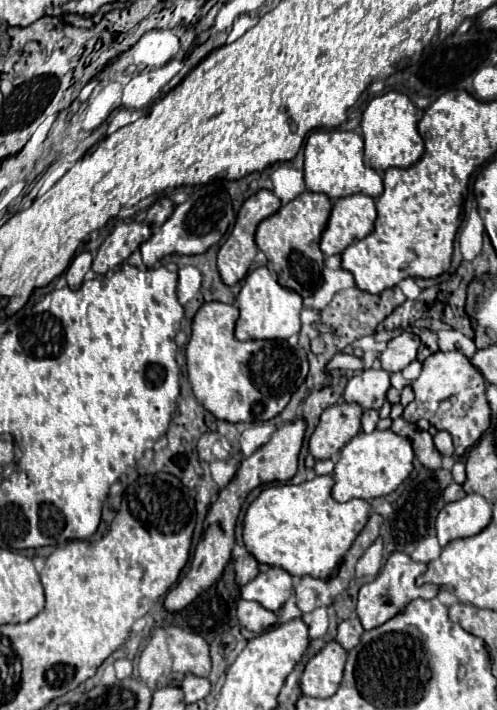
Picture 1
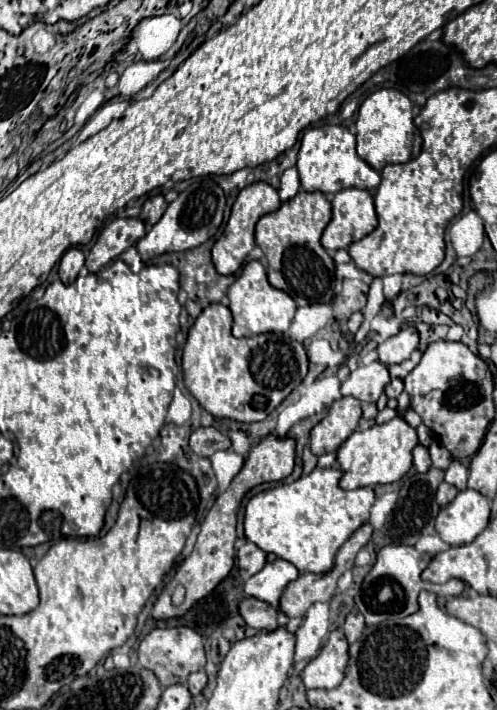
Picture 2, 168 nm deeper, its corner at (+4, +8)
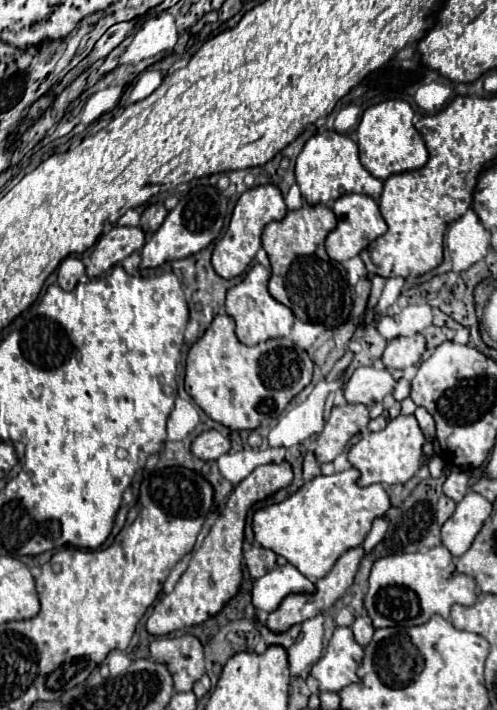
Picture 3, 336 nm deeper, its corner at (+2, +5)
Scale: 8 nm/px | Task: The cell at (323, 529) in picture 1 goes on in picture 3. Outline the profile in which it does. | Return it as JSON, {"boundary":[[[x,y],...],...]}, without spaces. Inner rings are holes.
{"boundary":[[[354,467],[328,477],[318,475],[304,483],[304,487],[286,501],[256,511],[252,523],[256,541],[288,559],[288,563],[292,563],[308,579],[322,579],[344,551],[364,543],[372,521],[376,517],[384,517],[390,509],[386,487],[382,483],[360,487],[356,483],[358,477],[360,471]]]}

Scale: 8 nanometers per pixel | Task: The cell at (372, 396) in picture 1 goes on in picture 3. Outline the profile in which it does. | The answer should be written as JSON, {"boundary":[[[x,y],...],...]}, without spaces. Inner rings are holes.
{"boundary":[[[358,367],[342,390],[348,403],[372,405],[390,395],[394,391],[394,385],[396,381],[386,369]]]}

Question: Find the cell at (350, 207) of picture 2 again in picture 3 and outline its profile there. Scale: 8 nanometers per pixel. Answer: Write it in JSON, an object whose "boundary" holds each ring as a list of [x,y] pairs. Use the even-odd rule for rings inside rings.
{"boundary":[[[342,195],[334,203],[332,211],[338,219],[338,225],[326,239],[326,253],[334,261],[348,261],[348,259],[356,257],[362,249],[368,247],[368,243],[372,243],[376,237],[380,237],[388,229],[386,221],[380,215],[378,203],[372,197],[366,197],[366,195]]]}

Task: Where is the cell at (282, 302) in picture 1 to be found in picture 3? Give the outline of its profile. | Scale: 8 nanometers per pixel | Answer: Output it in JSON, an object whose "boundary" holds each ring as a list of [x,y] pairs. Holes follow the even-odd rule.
{"boundary":[[[256,263],[246,273],[242,283],[228,289],[226,313],[236,321],[236,337],[244,345],[256,345],[256,343],[262,343],[274,337],[288,337],[294,325],[294,315],[290,313],[290,309],[286,309],[286,305],[278,303],[268,293],[268,279],[270,279],[270,271],[264,269],[260,263]]]}

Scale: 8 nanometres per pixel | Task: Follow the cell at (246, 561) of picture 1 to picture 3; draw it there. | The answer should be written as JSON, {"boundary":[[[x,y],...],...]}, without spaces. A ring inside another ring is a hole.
{"boundary":[[[252,545],[246,553],[244,553],[244,561],[248,567],[248,573],[252,579],[258,579],[262,575],[266,575],[270,569],[276,567],[276,553],[270,549],[264,549],[260,545]]]}

